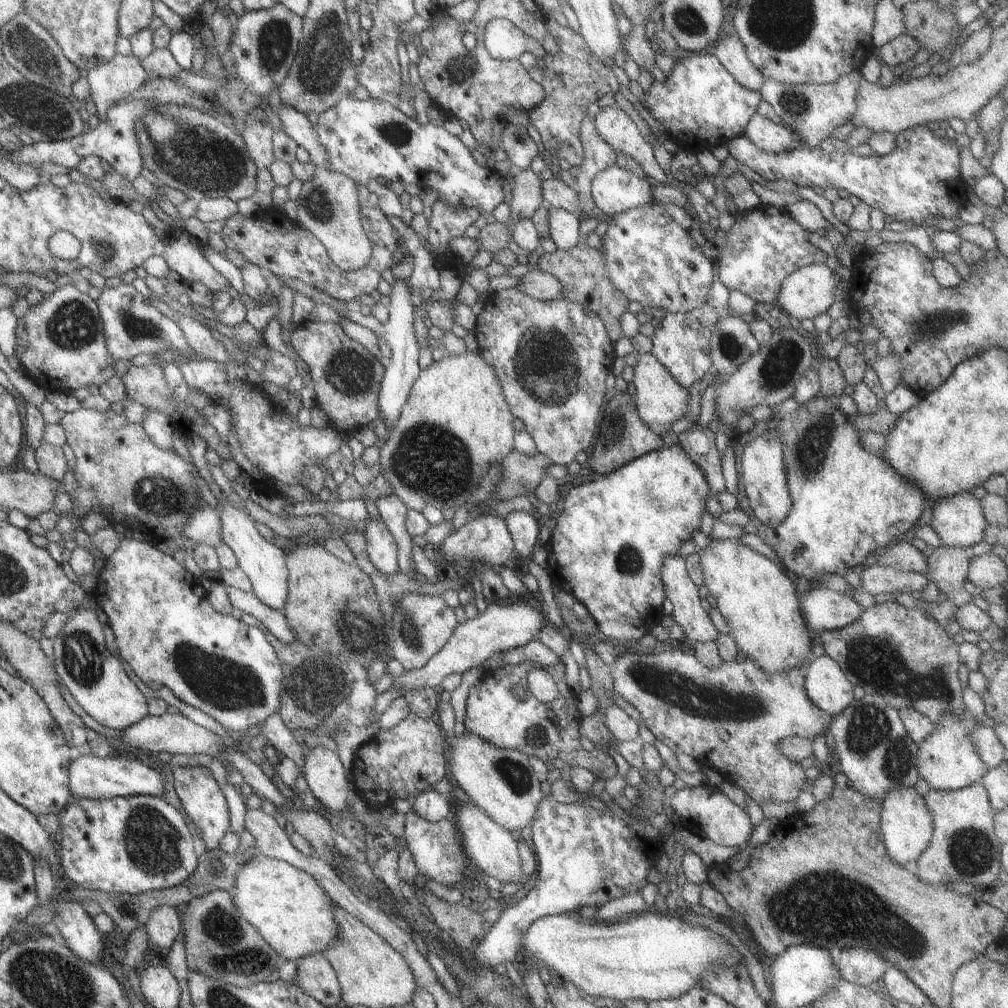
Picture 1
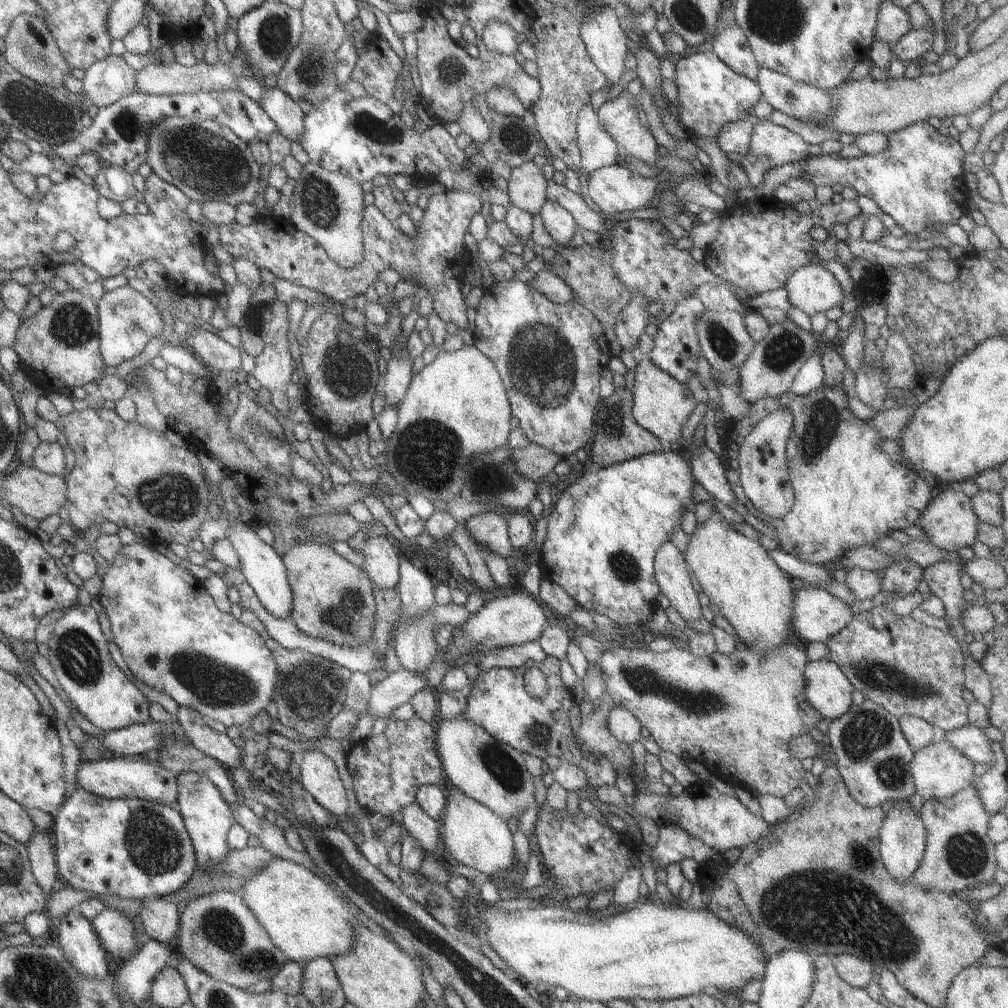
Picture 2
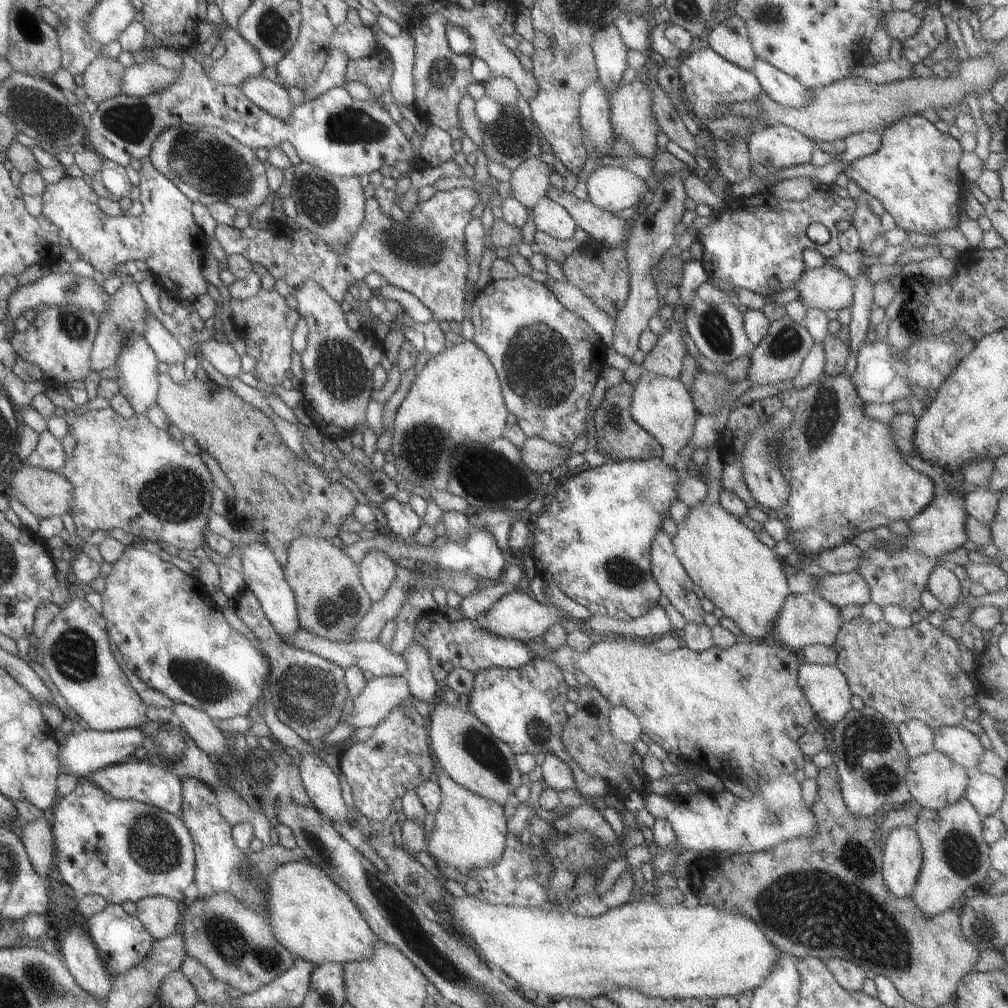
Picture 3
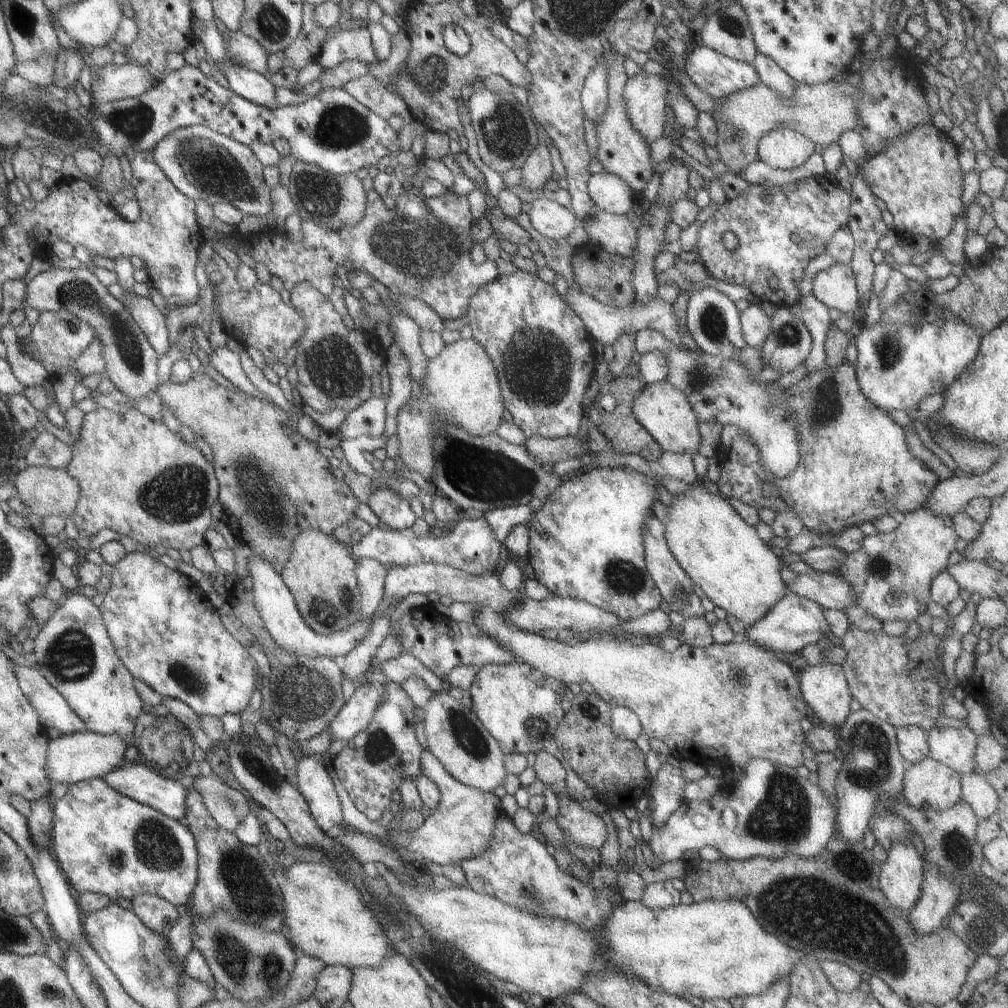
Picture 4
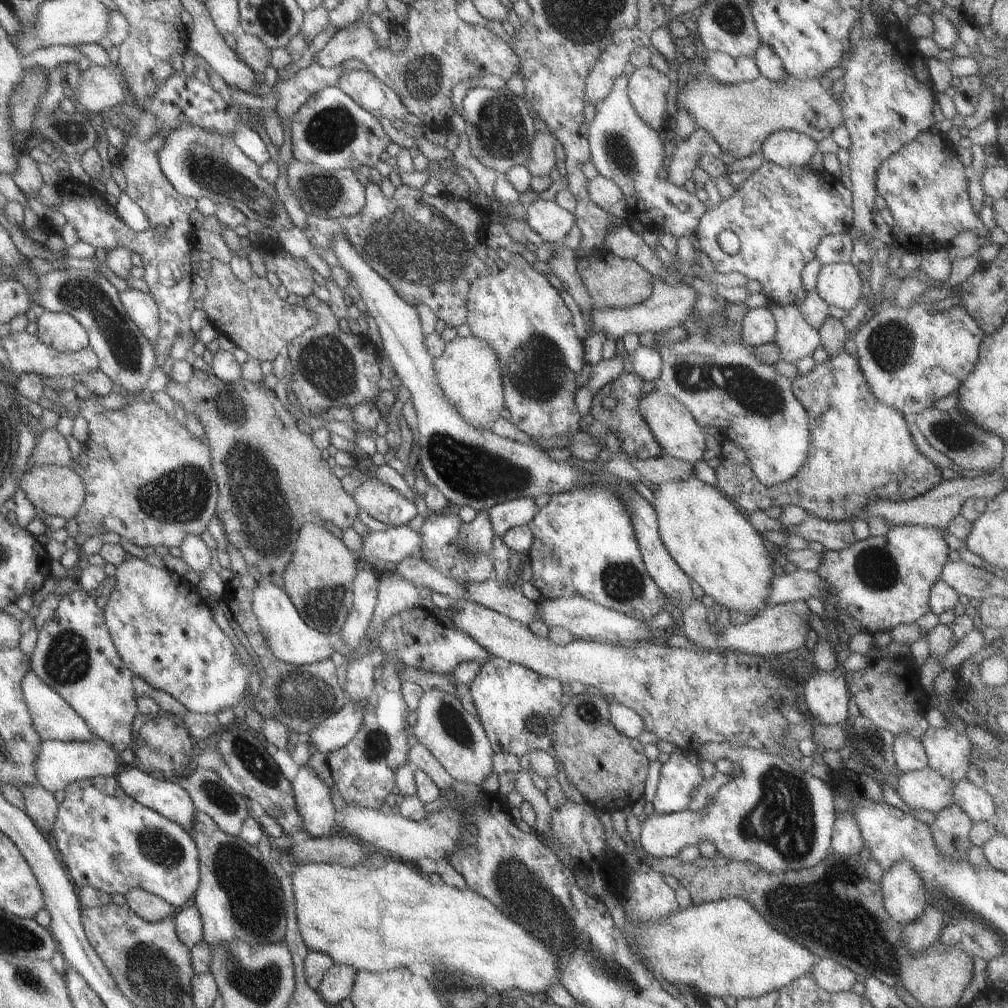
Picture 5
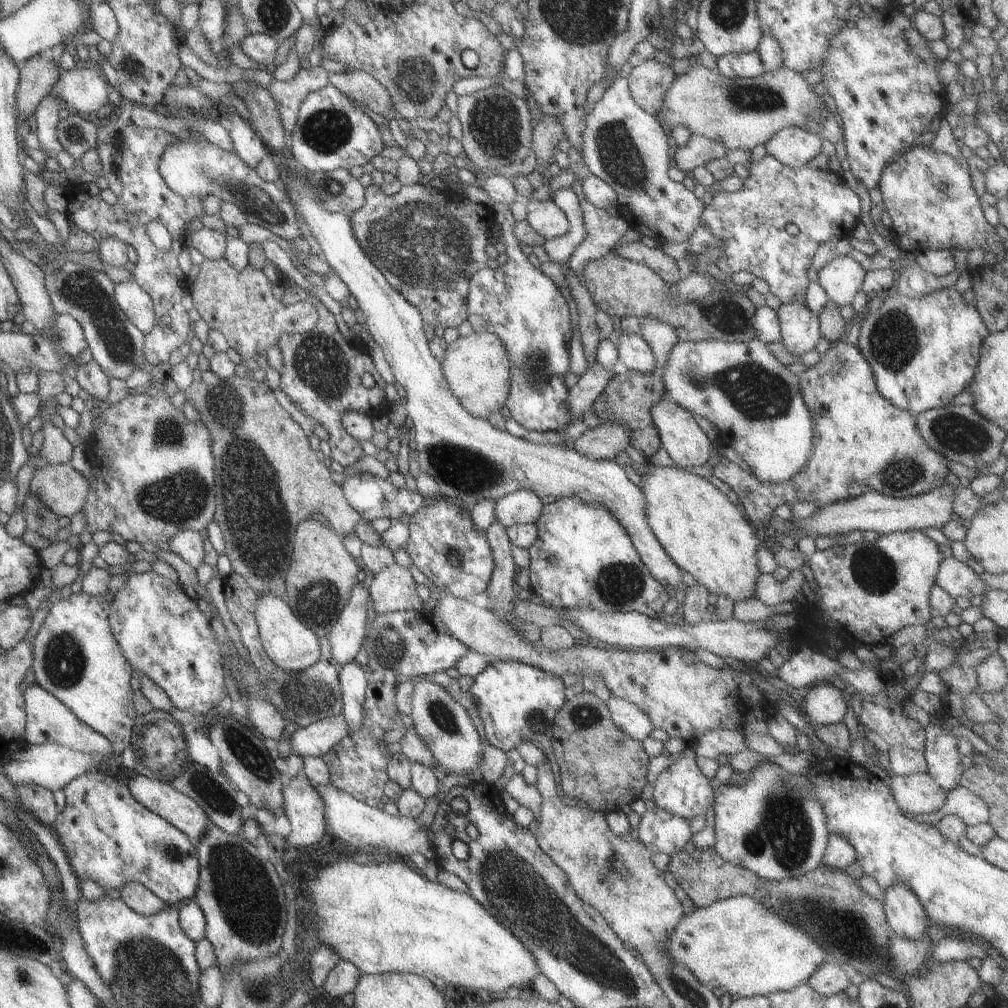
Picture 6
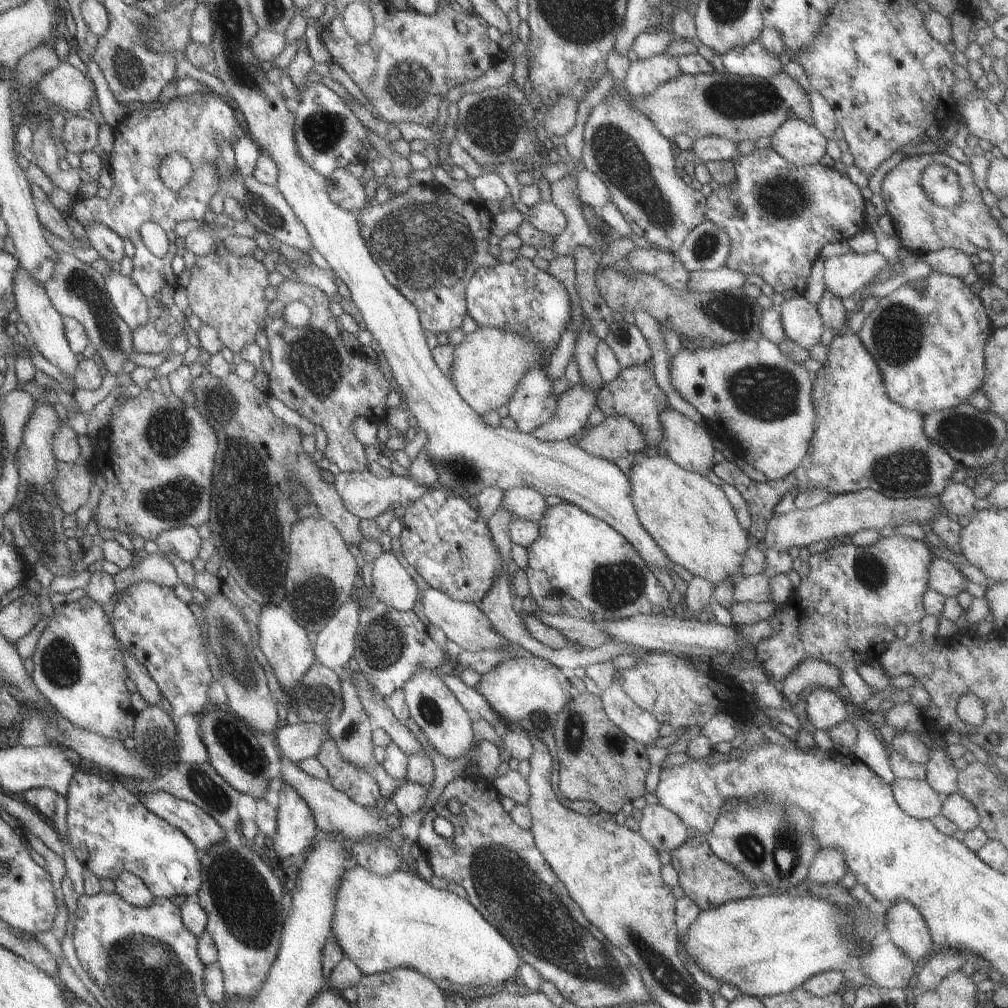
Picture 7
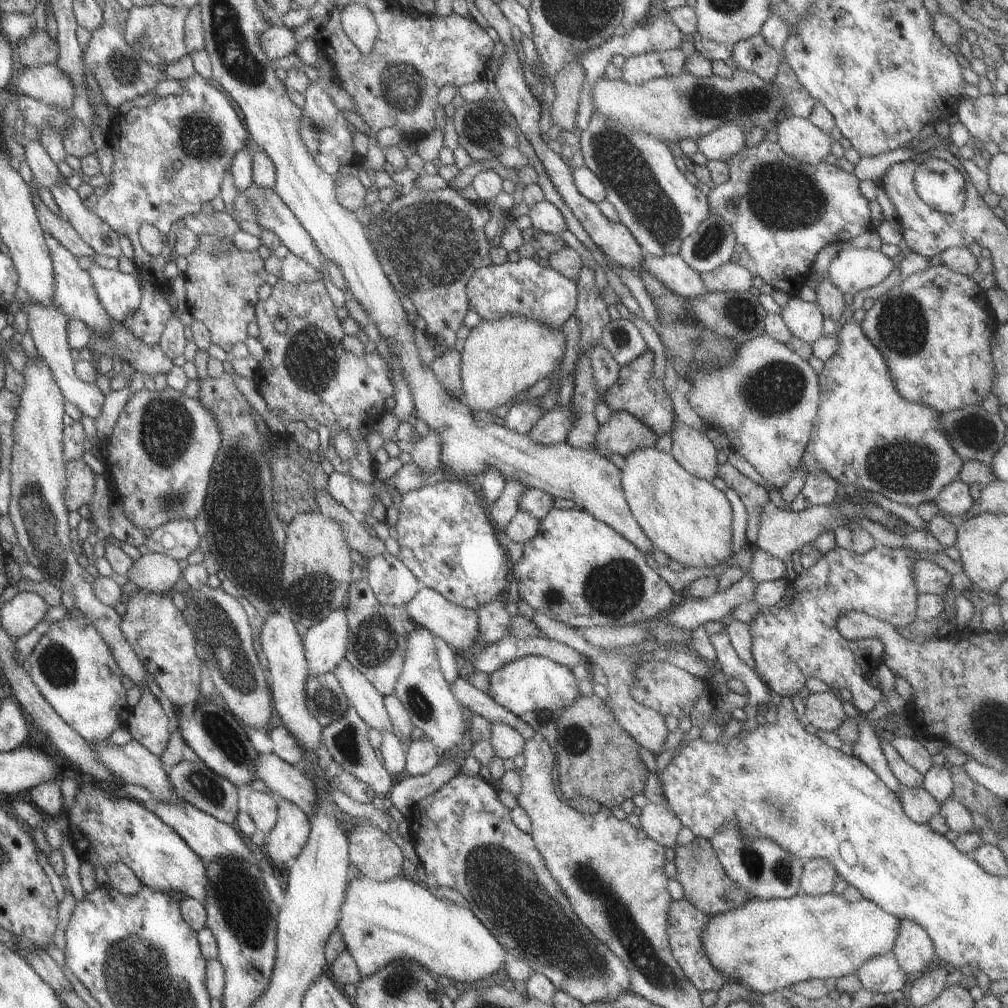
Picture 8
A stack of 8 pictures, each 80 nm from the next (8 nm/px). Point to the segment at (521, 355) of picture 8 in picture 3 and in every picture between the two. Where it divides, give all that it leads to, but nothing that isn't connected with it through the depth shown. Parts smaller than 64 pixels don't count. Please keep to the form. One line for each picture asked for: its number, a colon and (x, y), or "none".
3: (455, 398)
4: (461, 387)
5: (467, 373)
6: (475, 368)
7: (487, 363)

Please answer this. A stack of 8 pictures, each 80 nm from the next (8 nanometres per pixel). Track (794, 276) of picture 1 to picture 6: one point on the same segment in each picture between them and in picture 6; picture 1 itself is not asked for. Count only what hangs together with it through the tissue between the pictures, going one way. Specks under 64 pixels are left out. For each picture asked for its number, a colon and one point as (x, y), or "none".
2: (811, 288)
3: (826, 288)
4: (834, 286)
5: (838, 284)
6: (840, 278)

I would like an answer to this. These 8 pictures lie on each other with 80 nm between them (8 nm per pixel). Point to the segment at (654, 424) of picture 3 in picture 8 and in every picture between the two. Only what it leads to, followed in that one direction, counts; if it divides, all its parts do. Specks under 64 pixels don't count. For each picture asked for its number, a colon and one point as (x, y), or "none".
4: (663, 412)
5: (678, 435)
6: (682, 439)
7: (687, 444)
8: (691, 449)

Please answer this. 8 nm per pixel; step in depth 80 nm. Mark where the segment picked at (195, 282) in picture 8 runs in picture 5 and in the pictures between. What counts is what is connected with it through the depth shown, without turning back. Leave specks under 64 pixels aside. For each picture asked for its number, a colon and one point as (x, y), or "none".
5: (249, 313)
6: (238, 304)
7: (224, 291)

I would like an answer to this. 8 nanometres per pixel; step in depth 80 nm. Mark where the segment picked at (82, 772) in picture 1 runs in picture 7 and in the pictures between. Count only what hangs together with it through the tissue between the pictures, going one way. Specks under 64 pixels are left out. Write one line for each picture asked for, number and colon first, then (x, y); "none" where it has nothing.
2: (113, 778)
3: (134, 779)
4: (141, 783)
5: (168, 799)
6: (159, 797)
7: (201, 829)

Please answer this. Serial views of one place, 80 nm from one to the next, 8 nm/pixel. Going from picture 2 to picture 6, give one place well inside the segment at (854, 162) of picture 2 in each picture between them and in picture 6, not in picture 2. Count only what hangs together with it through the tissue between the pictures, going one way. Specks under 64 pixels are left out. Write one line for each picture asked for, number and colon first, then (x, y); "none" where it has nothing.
3: (914, 174)
4: (917, 176)
5: (924, 186)
6: (928, 195)

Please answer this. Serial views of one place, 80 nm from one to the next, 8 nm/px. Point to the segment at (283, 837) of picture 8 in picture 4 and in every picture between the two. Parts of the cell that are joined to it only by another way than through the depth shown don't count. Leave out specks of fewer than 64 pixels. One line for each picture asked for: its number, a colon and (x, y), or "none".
4: (313, 783)
5: (312, 800)
6: (301, 804)
7: (295, 829)

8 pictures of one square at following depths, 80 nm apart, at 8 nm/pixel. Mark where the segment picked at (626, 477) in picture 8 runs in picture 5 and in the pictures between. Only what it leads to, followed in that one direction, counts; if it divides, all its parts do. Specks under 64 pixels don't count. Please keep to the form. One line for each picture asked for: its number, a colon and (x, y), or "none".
5: (710, 540)
6: (701, 531)
7: (688, 517)

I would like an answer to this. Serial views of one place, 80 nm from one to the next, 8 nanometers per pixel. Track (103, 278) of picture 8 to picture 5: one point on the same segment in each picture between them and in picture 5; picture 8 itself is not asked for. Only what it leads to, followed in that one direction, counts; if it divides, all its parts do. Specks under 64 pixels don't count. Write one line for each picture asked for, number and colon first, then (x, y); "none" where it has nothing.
5: (141, 309)
6: (135, 303)
7: (126, 299)

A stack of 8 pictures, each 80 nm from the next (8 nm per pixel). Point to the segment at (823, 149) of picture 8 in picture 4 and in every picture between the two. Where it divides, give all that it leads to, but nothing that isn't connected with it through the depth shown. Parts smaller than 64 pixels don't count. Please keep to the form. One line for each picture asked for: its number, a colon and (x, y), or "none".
4: (781, 149)
5: (786, 148)
6: (792, 146)
7: (799, 143)

